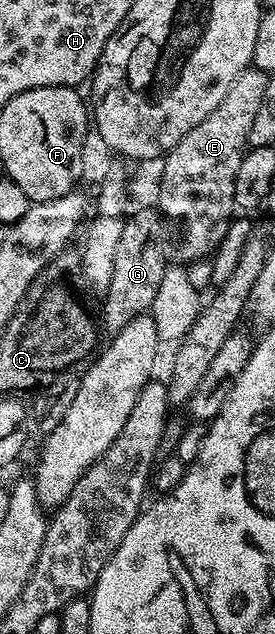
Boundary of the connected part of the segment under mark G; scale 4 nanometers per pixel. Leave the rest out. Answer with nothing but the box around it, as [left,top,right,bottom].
[101,206,165,336]

